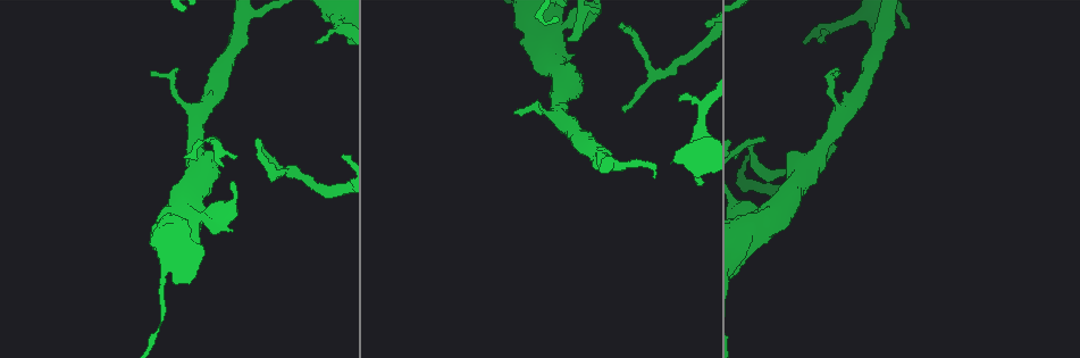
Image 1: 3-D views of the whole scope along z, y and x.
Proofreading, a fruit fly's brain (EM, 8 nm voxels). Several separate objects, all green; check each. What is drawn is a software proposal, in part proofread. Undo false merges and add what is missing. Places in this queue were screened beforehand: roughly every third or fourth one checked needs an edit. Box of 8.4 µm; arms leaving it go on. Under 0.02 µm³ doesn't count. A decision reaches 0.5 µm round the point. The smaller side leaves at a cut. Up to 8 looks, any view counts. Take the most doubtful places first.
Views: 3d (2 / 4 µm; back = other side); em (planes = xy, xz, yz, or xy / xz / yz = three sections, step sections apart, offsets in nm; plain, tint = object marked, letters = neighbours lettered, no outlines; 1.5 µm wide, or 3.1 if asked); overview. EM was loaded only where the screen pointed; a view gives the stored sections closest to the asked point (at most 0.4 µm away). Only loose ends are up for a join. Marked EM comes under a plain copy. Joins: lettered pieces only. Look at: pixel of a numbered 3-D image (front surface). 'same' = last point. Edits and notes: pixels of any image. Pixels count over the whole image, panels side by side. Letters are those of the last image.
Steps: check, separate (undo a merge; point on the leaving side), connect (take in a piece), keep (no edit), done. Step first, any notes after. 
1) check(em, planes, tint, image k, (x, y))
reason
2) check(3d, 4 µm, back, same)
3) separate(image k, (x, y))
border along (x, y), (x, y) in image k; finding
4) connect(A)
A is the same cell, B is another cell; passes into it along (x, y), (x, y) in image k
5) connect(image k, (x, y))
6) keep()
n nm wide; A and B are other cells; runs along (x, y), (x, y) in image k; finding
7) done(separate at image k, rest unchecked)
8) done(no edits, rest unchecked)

check(em, planes, letters, image 1, (258, 139))
thin end

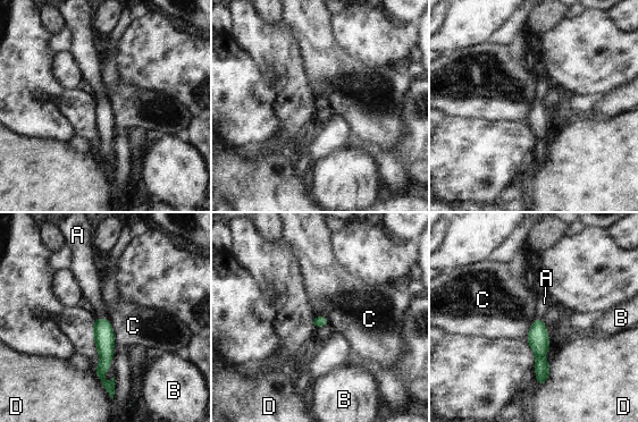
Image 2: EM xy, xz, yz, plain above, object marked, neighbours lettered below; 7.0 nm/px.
connect(A)
A is the same cell, B, C and D are other cells; passes into it along (103, 335), (101, 319), (90, 286) in image 2; it goes on there

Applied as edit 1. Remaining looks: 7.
check(overview)
see it whole again

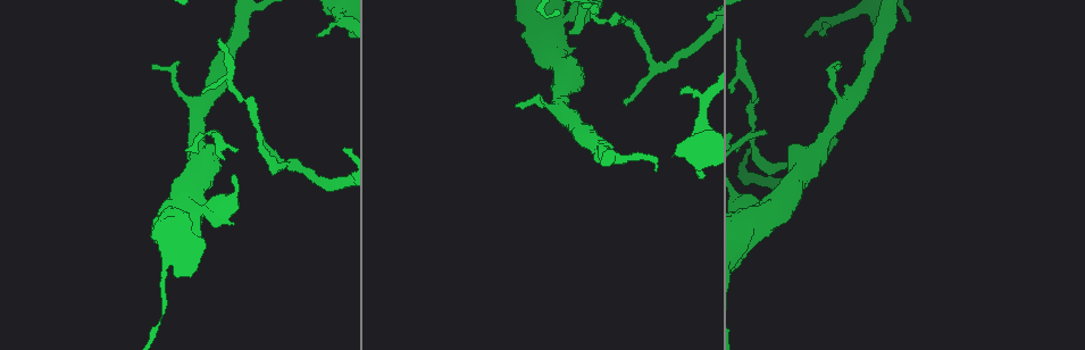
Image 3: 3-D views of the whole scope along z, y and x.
check(em, yz, step 8, tint, image 3, (827, 34))
an open end

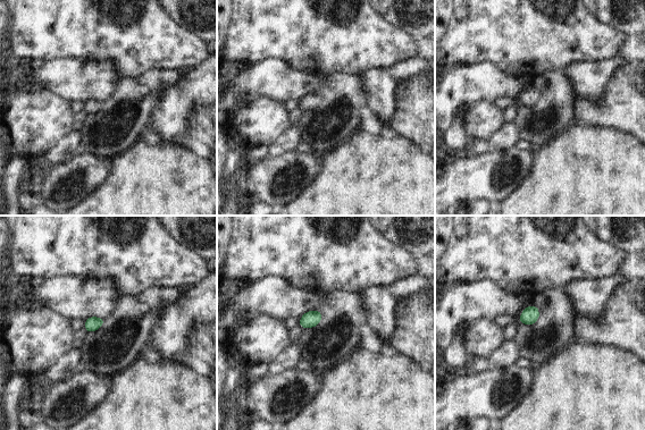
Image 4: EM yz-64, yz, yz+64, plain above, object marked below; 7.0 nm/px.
check(em, xy, step 8, letters, same)

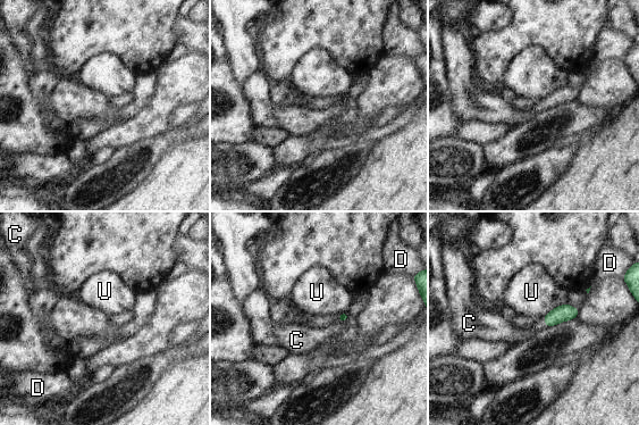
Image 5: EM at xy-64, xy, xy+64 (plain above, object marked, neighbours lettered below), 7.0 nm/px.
keep()
100 nm wide; C, D and U are other cells; border along (566, 302), (554, 307), (541, 317) in image 5; no lettered piece goes on from it

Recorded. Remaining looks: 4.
check(em, planes, letters, image 3, (264, 141))
thin end

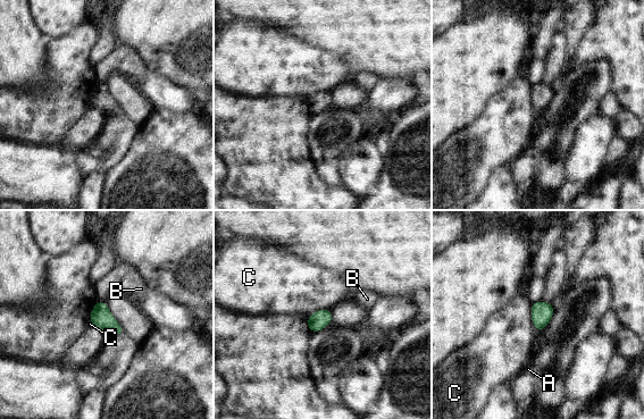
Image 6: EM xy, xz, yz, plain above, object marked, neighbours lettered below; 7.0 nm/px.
keep()
130 nm wide; A, B and C are other cells; border along (530, 303), (530, 321), (538, 330) in image 6; none of them fits

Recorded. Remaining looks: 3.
done(connect at image 2, rest unchecked)

